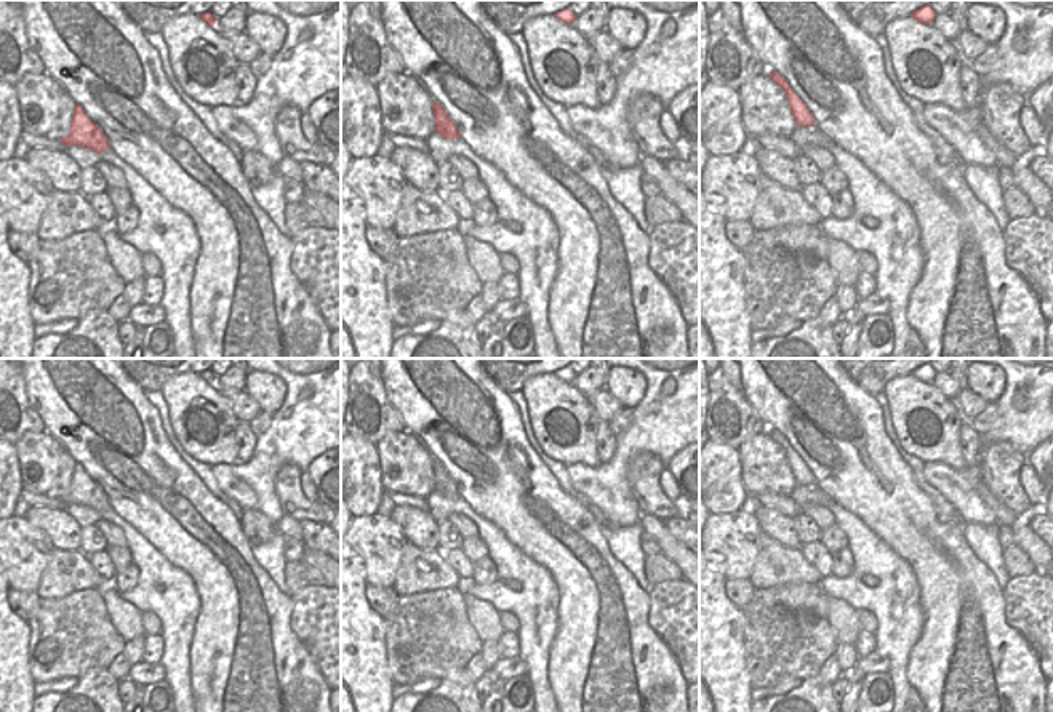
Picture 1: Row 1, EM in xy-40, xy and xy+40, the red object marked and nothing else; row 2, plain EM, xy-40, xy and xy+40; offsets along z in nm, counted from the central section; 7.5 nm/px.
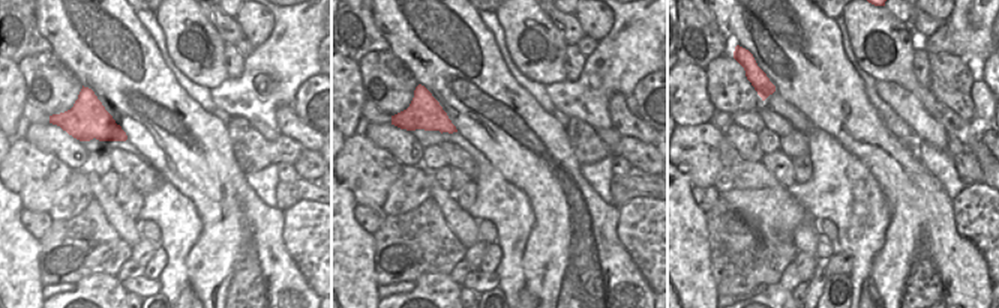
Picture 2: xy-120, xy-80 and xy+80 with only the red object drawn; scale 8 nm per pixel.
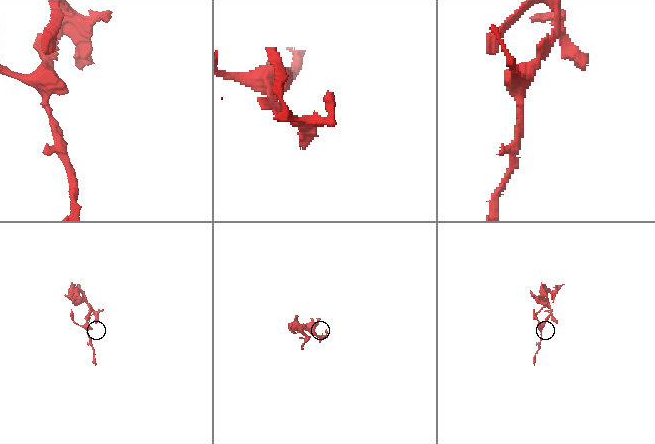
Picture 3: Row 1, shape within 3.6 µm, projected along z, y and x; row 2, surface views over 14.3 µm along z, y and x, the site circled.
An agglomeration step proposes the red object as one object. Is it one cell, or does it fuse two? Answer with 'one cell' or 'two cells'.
two cells

